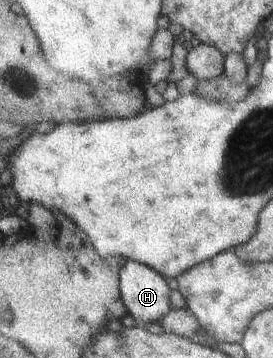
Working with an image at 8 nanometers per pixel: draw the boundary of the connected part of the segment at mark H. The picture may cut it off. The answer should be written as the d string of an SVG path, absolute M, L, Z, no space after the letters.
M128 260L120 272L122 300L129 315L141 325L160 322L171 312L171 290L164 279L156 269L137 261Z

